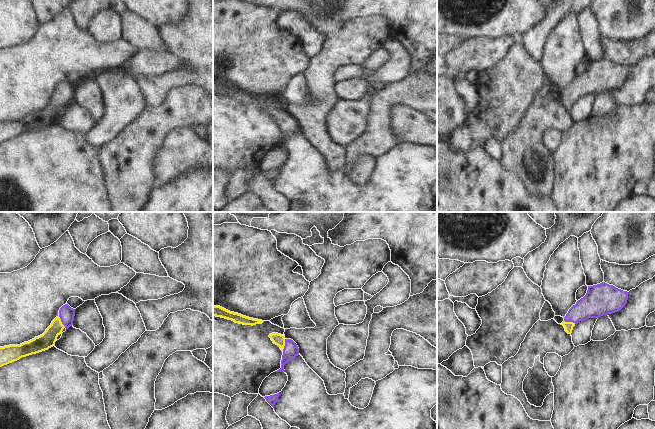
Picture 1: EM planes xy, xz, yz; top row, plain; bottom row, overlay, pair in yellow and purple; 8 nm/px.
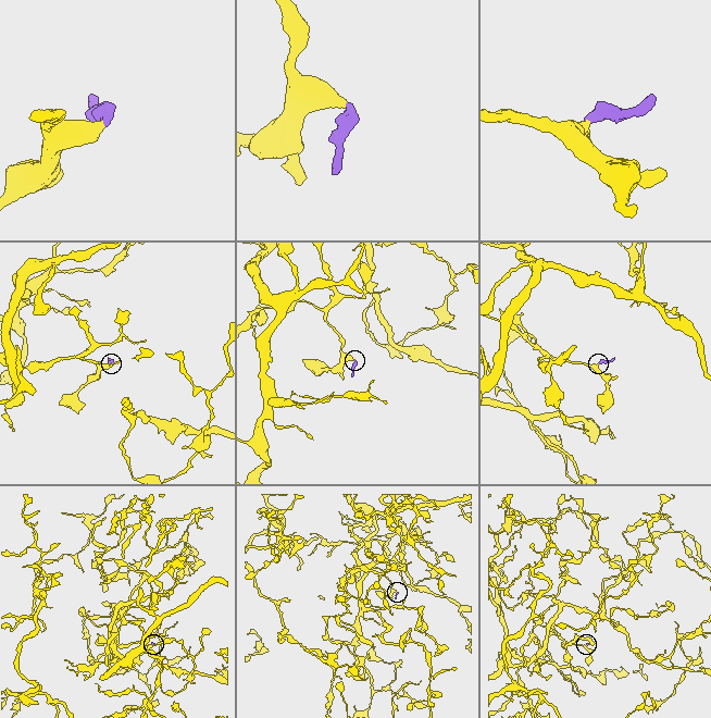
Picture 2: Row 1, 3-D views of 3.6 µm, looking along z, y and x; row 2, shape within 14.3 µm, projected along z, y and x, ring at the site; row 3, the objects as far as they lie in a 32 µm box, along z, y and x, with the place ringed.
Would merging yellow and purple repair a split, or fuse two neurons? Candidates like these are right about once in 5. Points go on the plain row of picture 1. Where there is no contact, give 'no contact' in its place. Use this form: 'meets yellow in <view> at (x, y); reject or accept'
meets yellow in xy at (61, 98); accept

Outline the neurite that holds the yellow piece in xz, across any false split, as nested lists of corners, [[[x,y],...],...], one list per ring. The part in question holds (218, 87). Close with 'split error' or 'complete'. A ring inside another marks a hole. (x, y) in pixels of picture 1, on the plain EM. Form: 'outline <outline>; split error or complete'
outline [[[213,82],[213,92],[232,96],[235,99],[239,99],[243,101],[253,102],[256,100],[262,100],[264,98],[262,96],[253,95],[253,94],[249,94],[238,89],[230,88],[220,82]]]; complete

